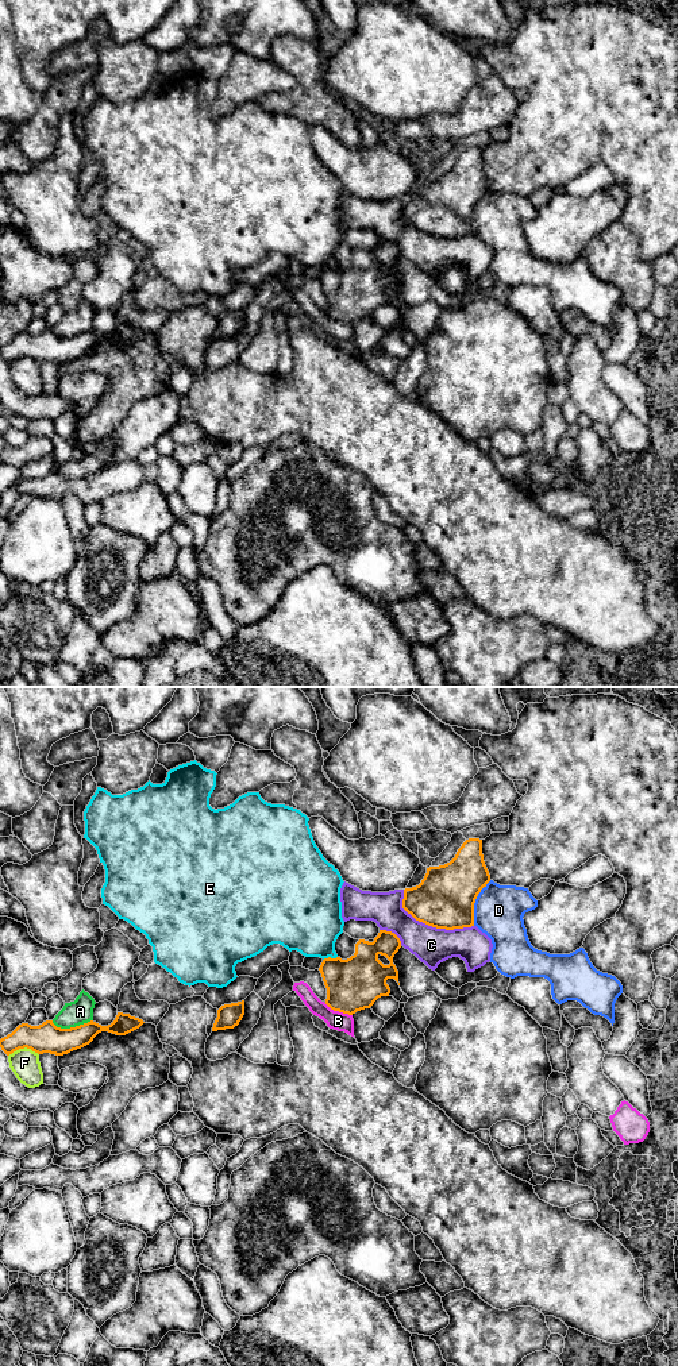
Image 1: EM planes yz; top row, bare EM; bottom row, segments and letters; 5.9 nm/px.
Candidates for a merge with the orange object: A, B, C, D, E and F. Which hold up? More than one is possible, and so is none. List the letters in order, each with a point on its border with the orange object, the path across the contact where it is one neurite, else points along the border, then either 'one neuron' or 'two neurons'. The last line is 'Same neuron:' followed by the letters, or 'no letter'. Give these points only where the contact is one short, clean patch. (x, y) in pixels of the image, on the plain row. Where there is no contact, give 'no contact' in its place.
A: contact yz (72, 336); two neurons
B: contact yz (338, 319); border yz (324, 312), (334, 319), (351, 324); two neurons
C: contact yz (430, 234); two neurons
D: contact yz (474, 211); two neurons
E: contact yz (330, 266); two neurons
F: contact yz (23, 357); two neurons
Same neuron: no letter

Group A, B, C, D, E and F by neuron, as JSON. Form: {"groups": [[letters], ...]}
{"groups": [["A"], ["B"], ["C"], ["D"], ["E"], ["F"]]}

